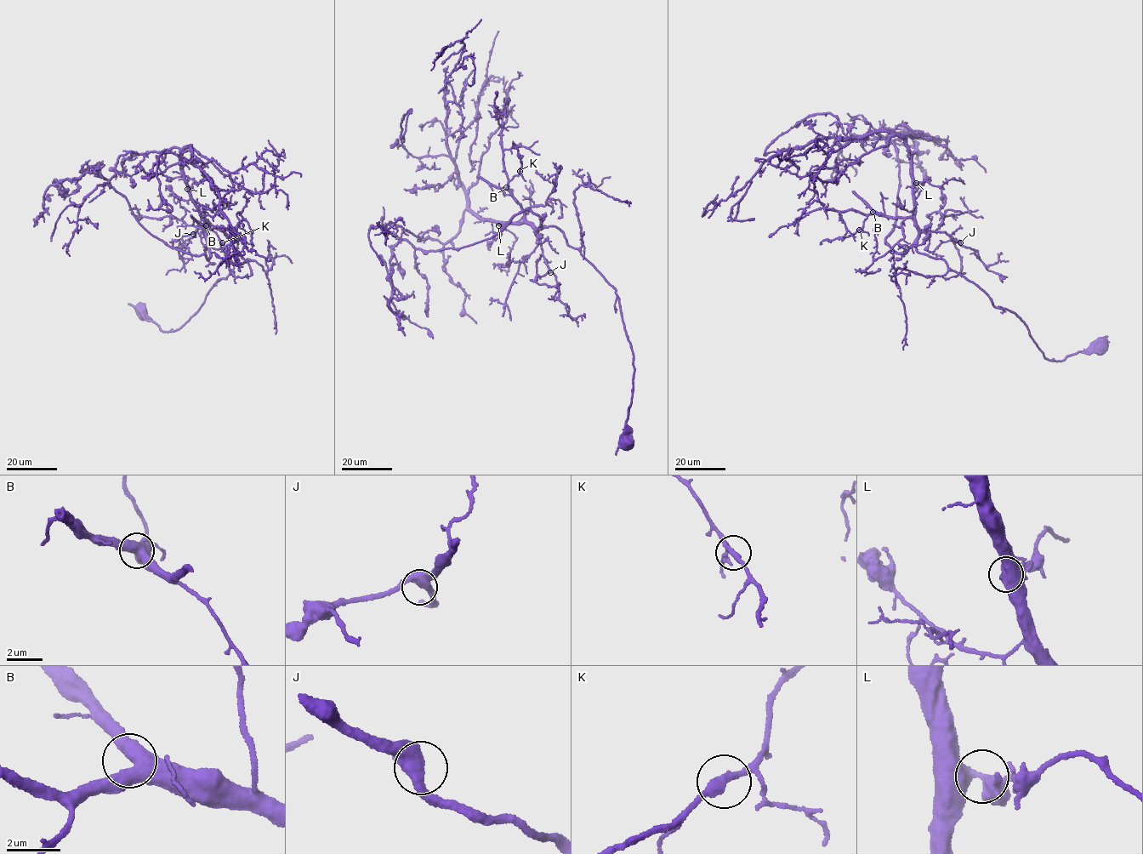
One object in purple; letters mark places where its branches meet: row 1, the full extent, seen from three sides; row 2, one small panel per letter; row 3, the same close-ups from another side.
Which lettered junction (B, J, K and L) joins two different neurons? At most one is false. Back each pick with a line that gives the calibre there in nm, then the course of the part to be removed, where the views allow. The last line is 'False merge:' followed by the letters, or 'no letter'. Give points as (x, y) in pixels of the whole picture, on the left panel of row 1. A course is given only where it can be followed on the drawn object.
False merge: no letter

